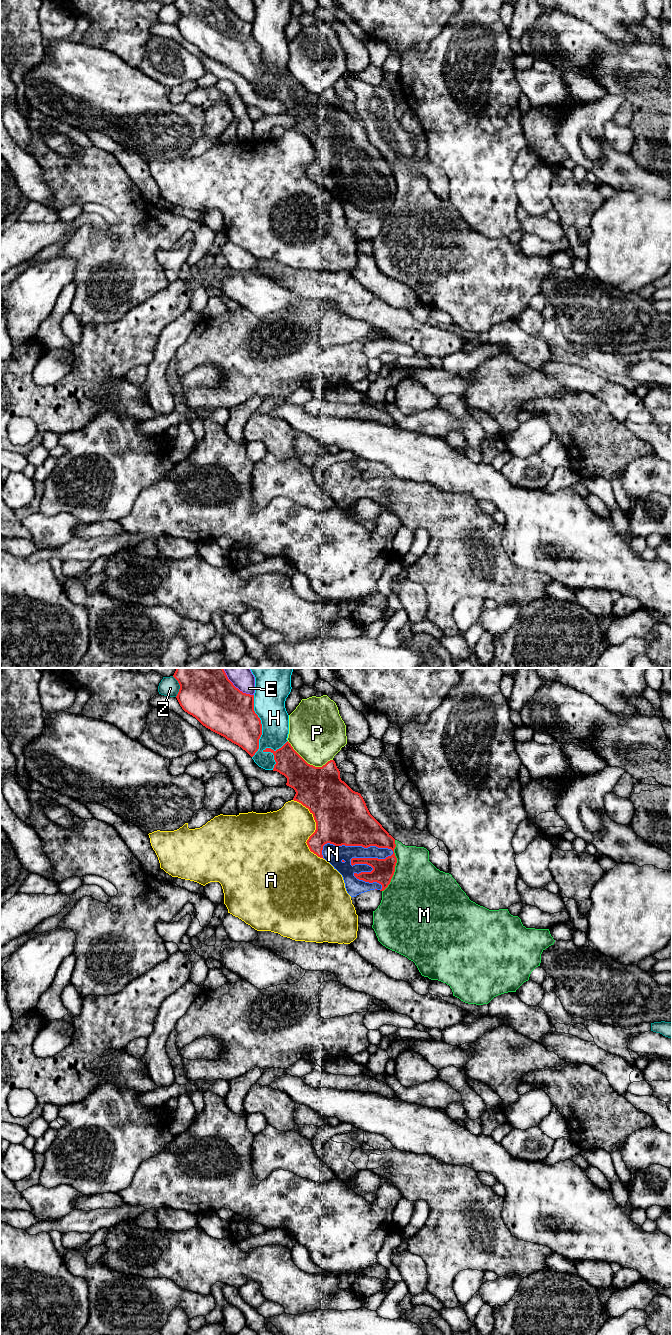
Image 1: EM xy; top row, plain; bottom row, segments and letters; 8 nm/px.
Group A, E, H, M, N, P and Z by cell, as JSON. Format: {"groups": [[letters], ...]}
{"groups": [["A"], ["E"], ["H"], ["M"], ["N"], ["P"], ["Z"]]}

